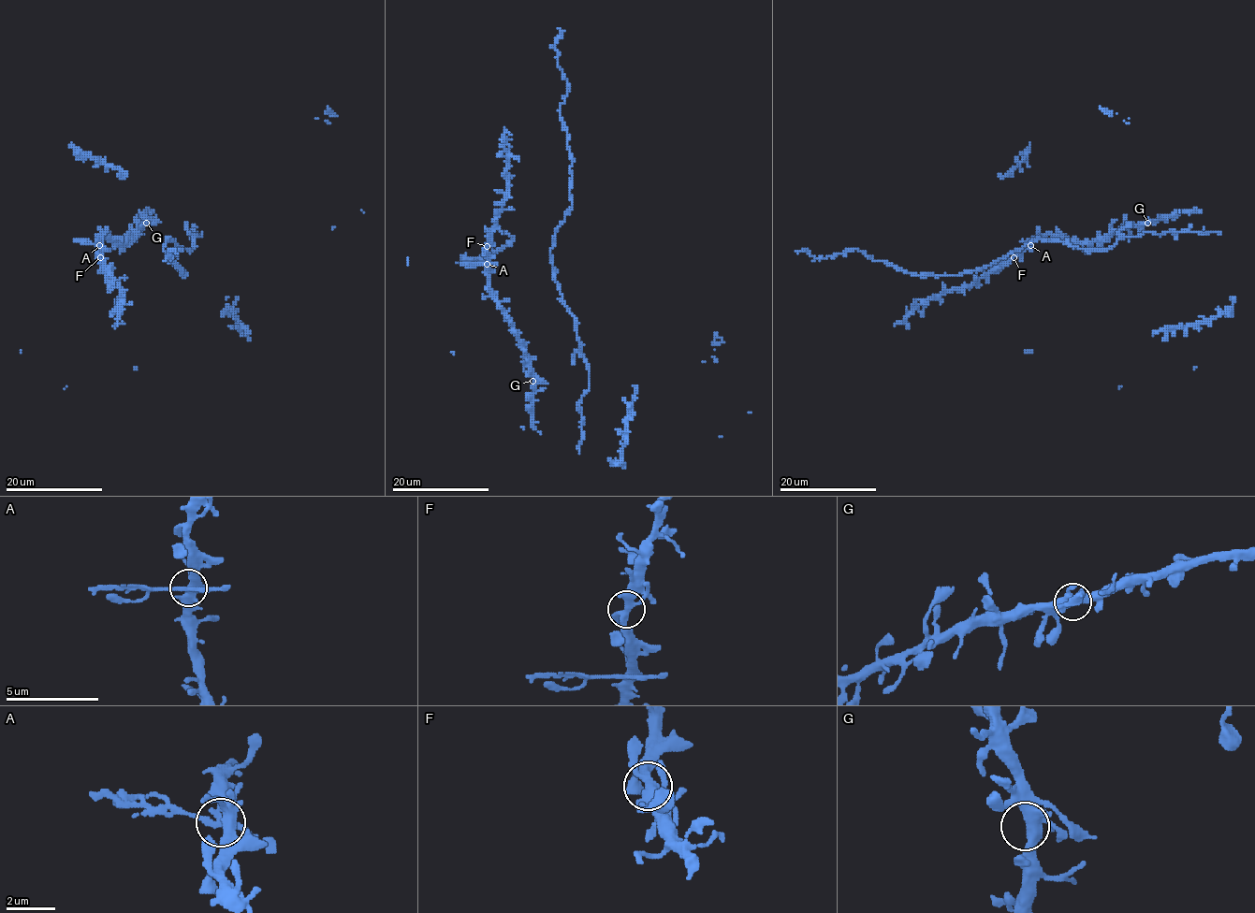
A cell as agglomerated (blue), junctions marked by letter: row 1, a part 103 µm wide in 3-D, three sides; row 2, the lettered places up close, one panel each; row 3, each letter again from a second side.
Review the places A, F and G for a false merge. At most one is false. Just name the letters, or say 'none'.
A

